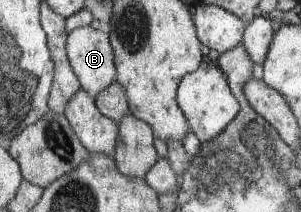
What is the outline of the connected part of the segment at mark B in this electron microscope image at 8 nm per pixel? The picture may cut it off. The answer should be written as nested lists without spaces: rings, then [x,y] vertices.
[[[90,26],[69,31],[67,54],[81,87],[93,98],[116,81],[115,49],[108,32]]]

